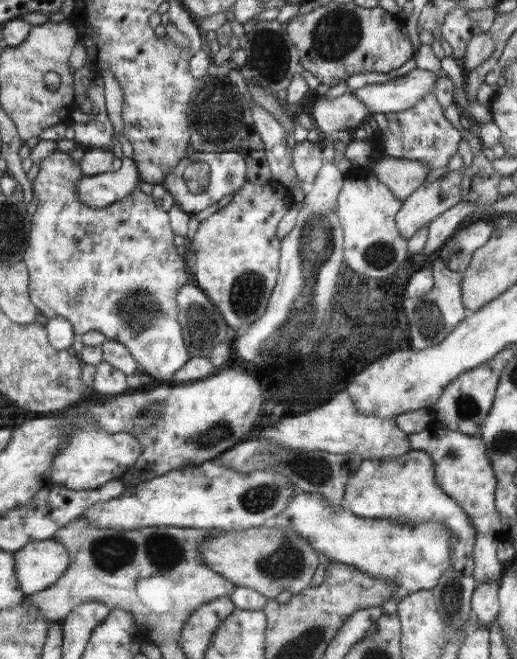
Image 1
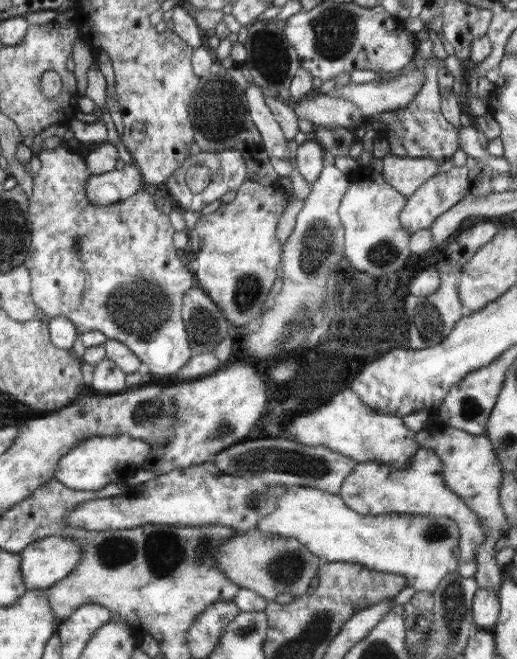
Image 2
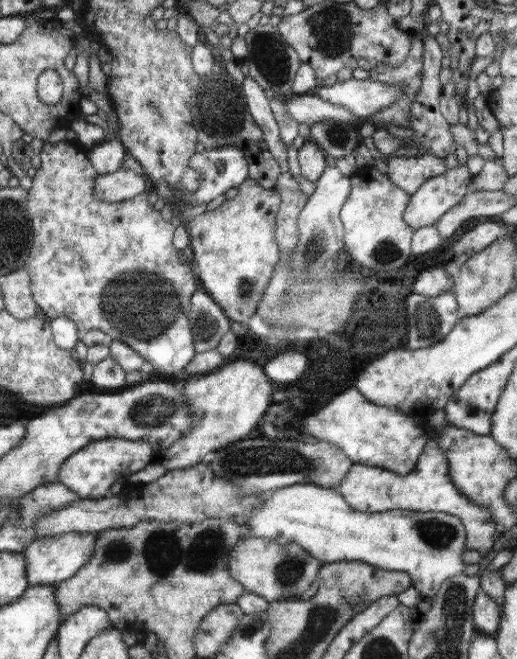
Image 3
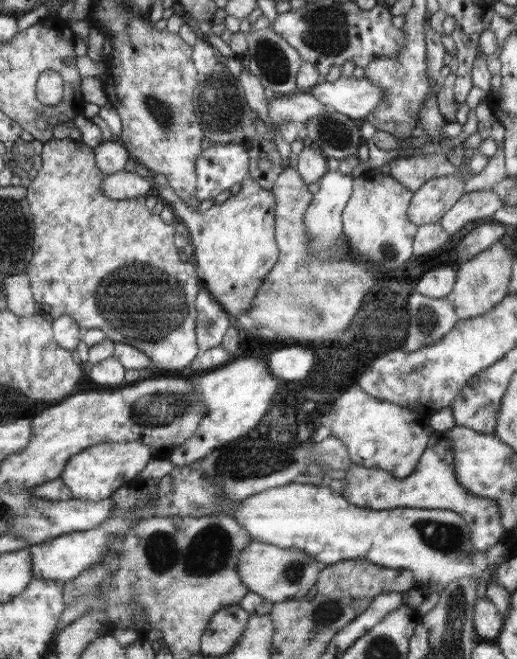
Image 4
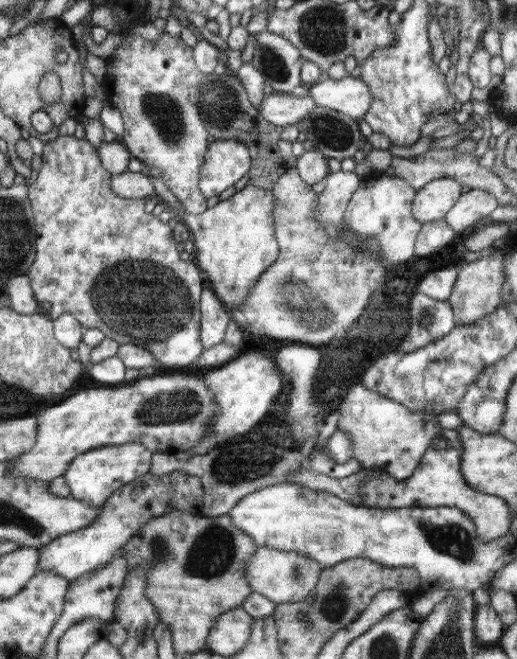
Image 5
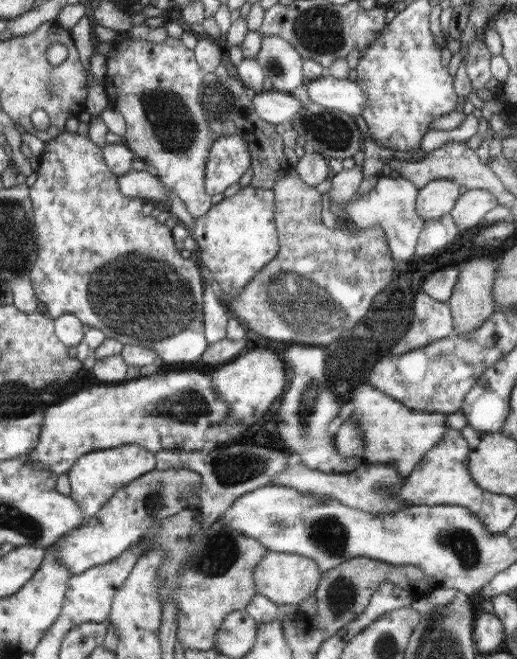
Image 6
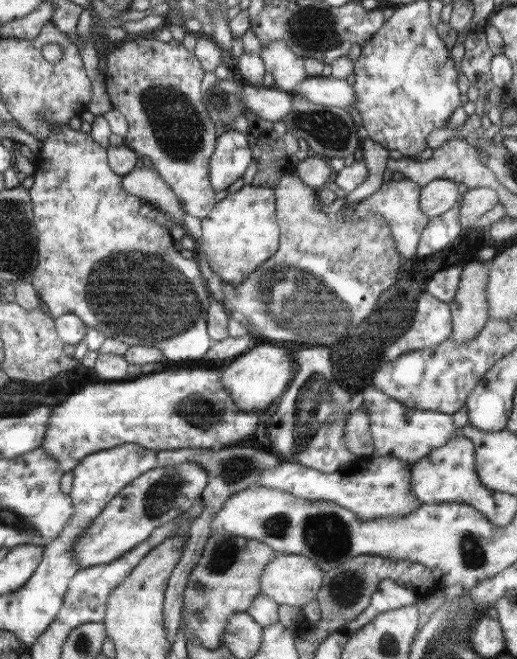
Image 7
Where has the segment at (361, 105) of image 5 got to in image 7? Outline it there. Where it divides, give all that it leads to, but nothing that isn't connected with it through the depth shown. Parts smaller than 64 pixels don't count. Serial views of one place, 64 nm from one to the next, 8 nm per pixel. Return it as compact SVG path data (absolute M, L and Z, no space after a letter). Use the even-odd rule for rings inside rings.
M307 76L303 78L293 92L301 92L307 100L315 104L327 104L327 106L341 106L341 108L355 108L355 88L345 82L343 78L335 76Z

